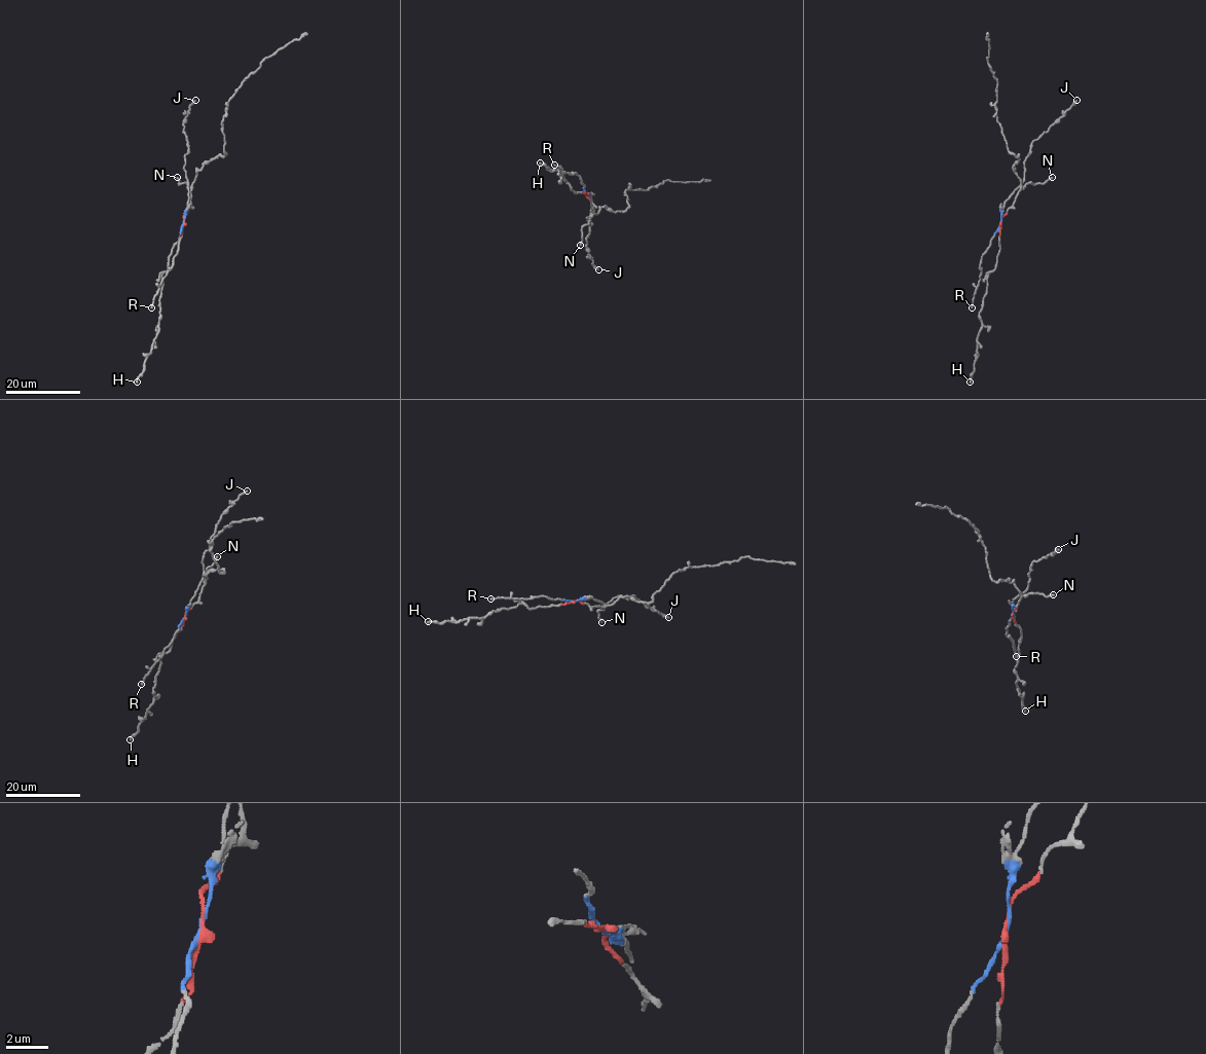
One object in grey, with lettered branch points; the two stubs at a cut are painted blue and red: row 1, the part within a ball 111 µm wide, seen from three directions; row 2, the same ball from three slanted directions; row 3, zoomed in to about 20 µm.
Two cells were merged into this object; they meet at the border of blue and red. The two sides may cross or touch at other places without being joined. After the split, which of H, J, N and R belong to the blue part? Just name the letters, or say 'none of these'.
J, R

